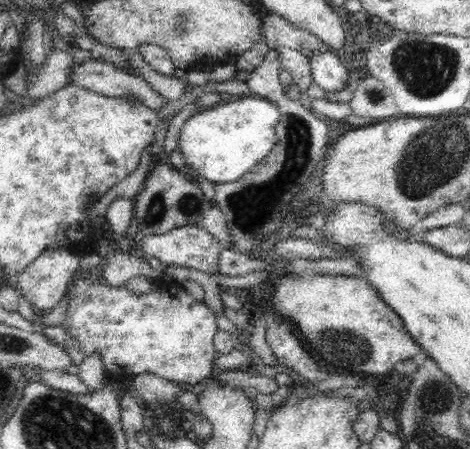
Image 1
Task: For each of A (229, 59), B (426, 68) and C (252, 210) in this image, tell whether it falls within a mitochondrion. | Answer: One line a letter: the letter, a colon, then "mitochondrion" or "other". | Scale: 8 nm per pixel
A: other
B: mitochondrion
C: mitochondrion

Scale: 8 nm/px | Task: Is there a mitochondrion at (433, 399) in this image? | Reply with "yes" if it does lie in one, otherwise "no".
yes

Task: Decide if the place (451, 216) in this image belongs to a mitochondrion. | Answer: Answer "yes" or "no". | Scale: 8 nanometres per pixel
no

